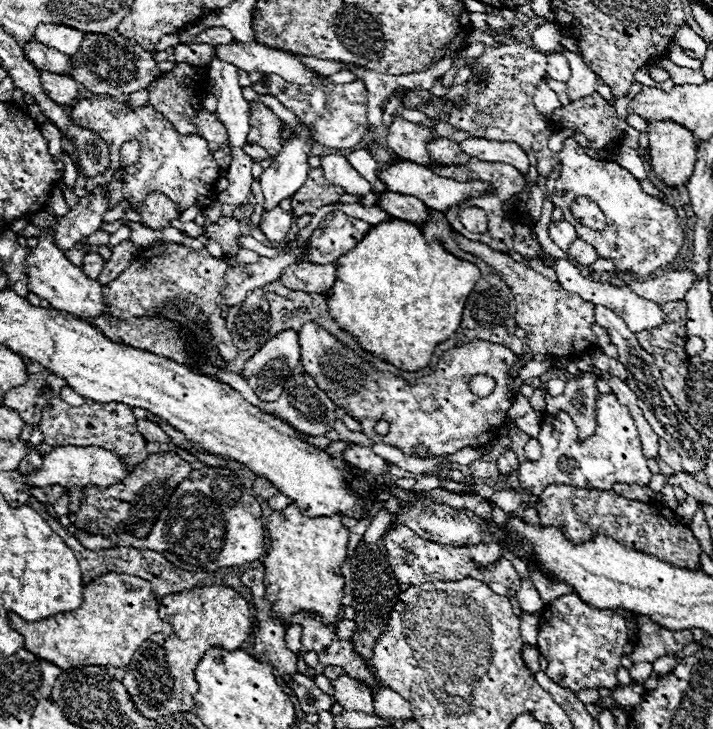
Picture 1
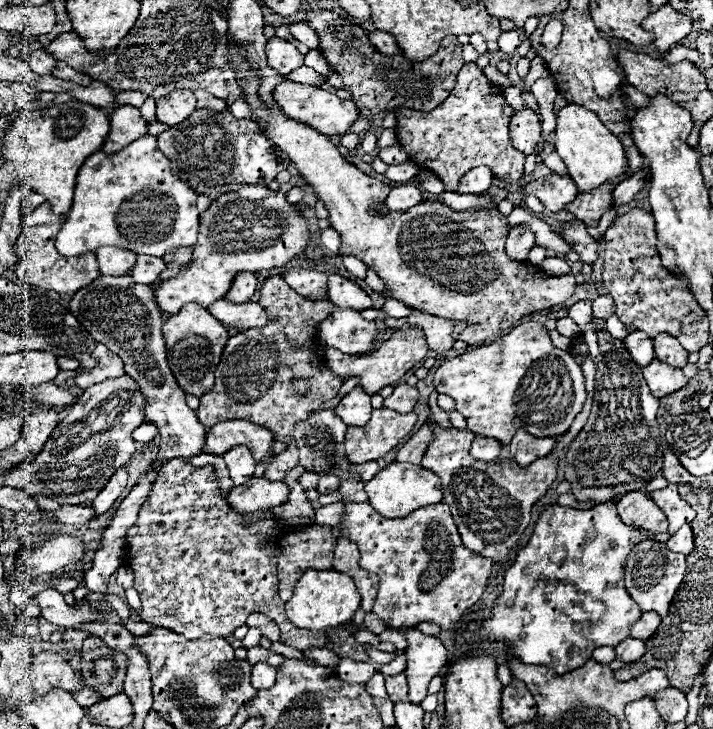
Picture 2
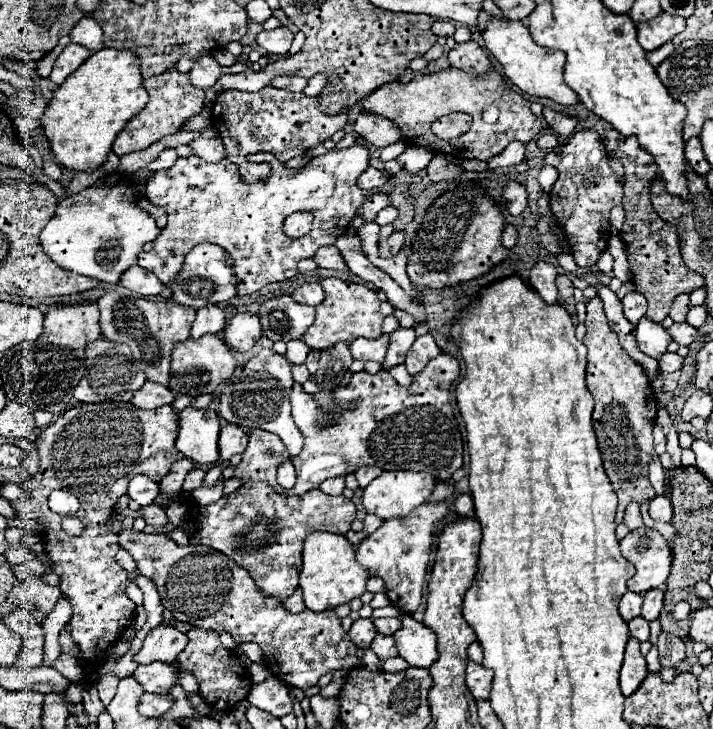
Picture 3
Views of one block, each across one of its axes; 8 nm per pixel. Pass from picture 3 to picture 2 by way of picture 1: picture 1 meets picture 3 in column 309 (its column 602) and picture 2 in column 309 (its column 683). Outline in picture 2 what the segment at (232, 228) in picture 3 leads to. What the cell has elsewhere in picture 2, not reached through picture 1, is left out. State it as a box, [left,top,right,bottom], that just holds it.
[156,184,310,314]

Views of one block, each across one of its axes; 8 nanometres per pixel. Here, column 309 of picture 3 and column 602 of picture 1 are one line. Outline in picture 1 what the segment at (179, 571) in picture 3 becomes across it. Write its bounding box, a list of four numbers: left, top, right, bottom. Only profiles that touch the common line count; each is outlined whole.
[538,594,628,692]

